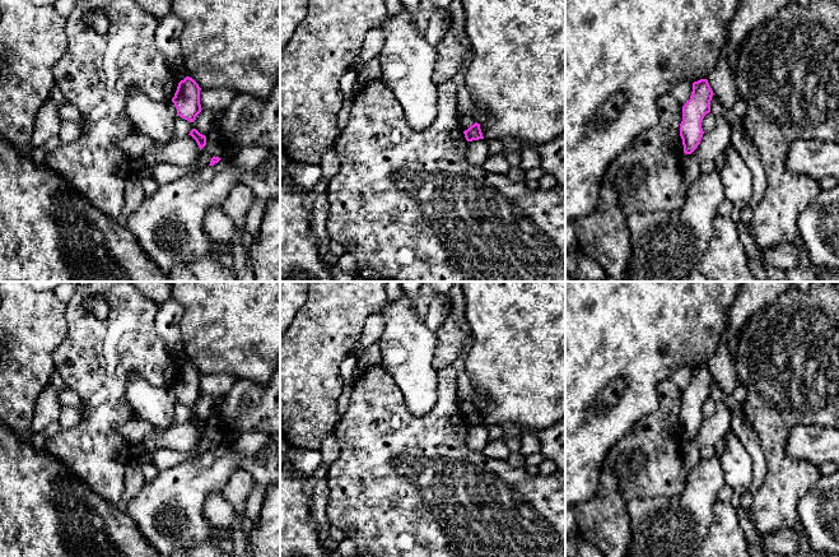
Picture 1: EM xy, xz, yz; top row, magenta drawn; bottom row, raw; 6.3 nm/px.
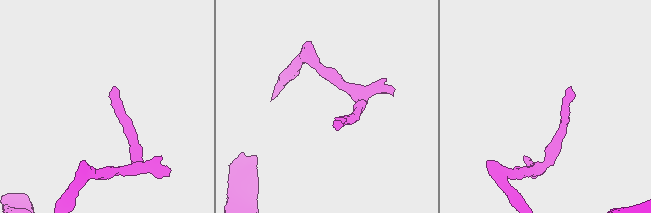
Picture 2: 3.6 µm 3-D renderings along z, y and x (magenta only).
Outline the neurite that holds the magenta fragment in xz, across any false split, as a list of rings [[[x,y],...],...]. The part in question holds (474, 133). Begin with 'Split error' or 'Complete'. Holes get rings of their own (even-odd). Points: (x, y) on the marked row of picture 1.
Split error. [[[458,113],[458,126],[463,131],[467,141],[484,139],[480,124],[477,124],[475,119],[463,113]]]

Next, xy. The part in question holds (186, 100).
Split error. [[[169,13],[160,22],[155,31],[155,45],[164,55],[169,68],[177,78],[178,87],[172,98],[177,108],[177,116],[194,122],[201,112],[199,84],[187,75],[180,36],[183,29],[182,20]]]

